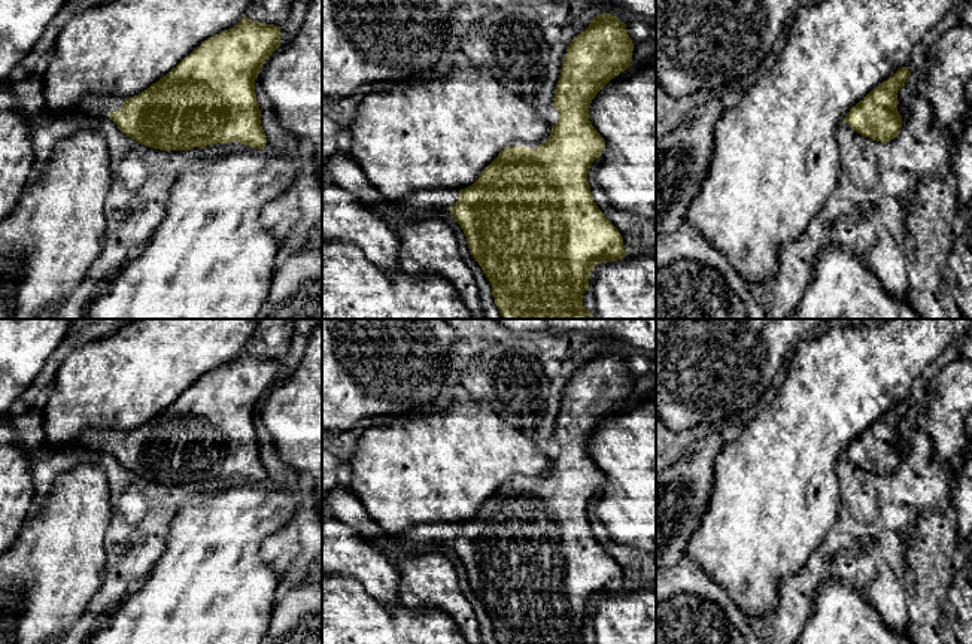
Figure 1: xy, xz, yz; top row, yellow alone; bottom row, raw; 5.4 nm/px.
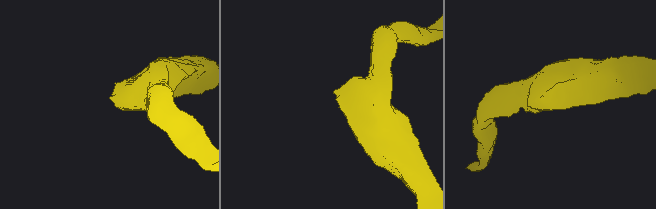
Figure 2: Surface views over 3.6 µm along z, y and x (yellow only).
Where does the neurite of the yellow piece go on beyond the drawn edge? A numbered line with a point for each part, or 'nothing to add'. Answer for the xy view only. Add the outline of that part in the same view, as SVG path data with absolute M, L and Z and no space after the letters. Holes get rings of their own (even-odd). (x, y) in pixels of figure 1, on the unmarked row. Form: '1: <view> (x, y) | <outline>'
1: xy (93, 439) | M88 429L79 434L67 447L64 449L83 449L83 450L98 450L116 446L124 438L124 431L107 431L107 429ZM61 449L61 450L64 450Z

